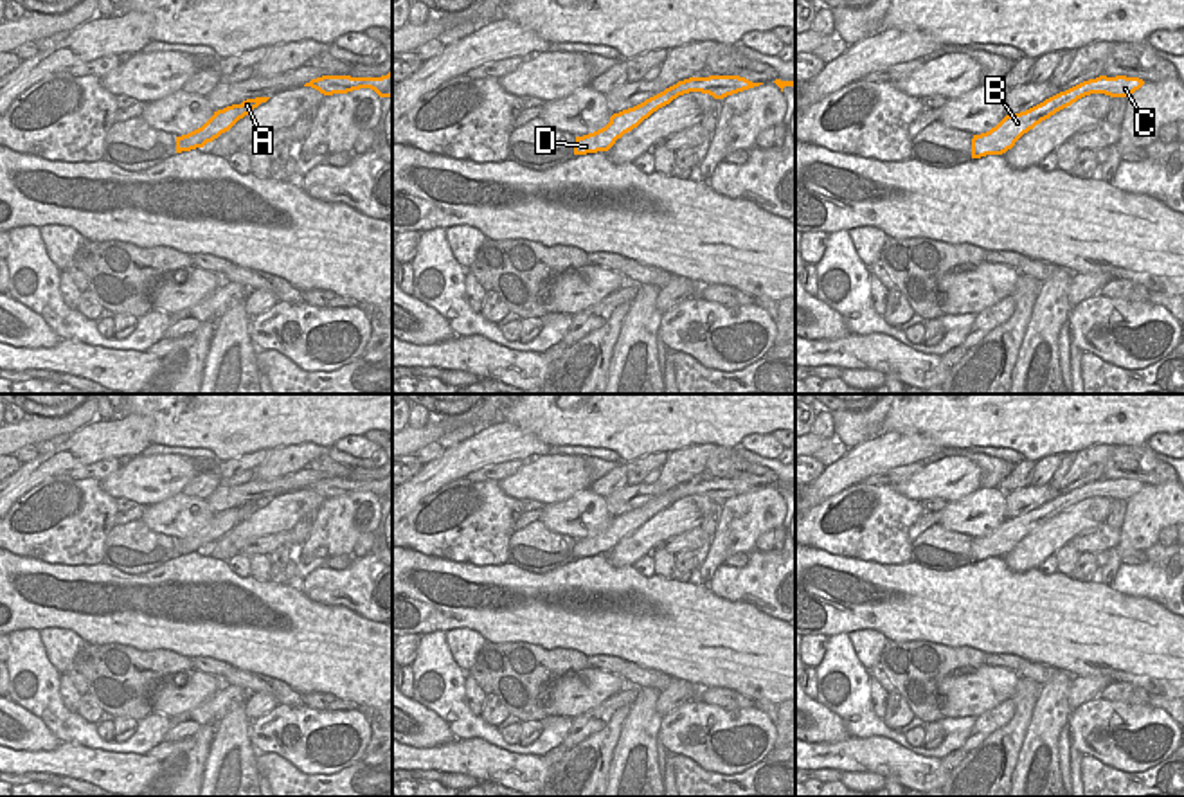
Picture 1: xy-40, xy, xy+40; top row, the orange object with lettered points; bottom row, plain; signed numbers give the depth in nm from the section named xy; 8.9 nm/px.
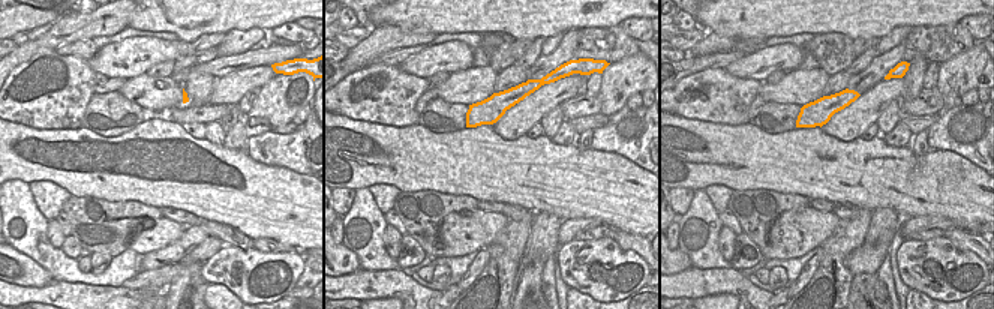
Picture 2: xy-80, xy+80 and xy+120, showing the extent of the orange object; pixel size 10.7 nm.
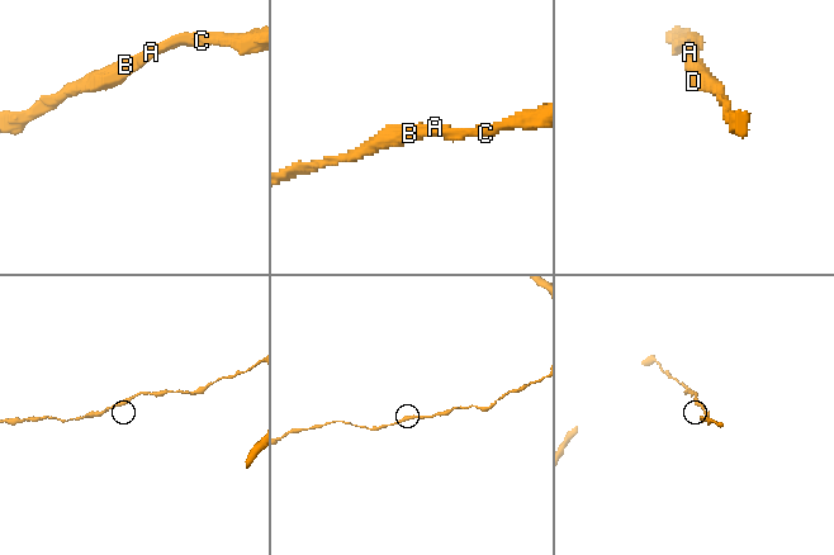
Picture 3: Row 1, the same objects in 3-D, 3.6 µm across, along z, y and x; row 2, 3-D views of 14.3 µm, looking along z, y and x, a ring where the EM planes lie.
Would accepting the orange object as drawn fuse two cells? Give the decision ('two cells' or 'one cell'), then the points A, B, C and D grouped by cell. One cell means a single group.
one cell; groups A B C D

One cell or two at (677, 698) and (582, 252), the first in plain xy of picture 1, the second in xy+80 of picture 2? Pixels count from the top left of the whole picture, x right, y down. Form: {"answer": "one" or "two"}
{"answer": "two"}

